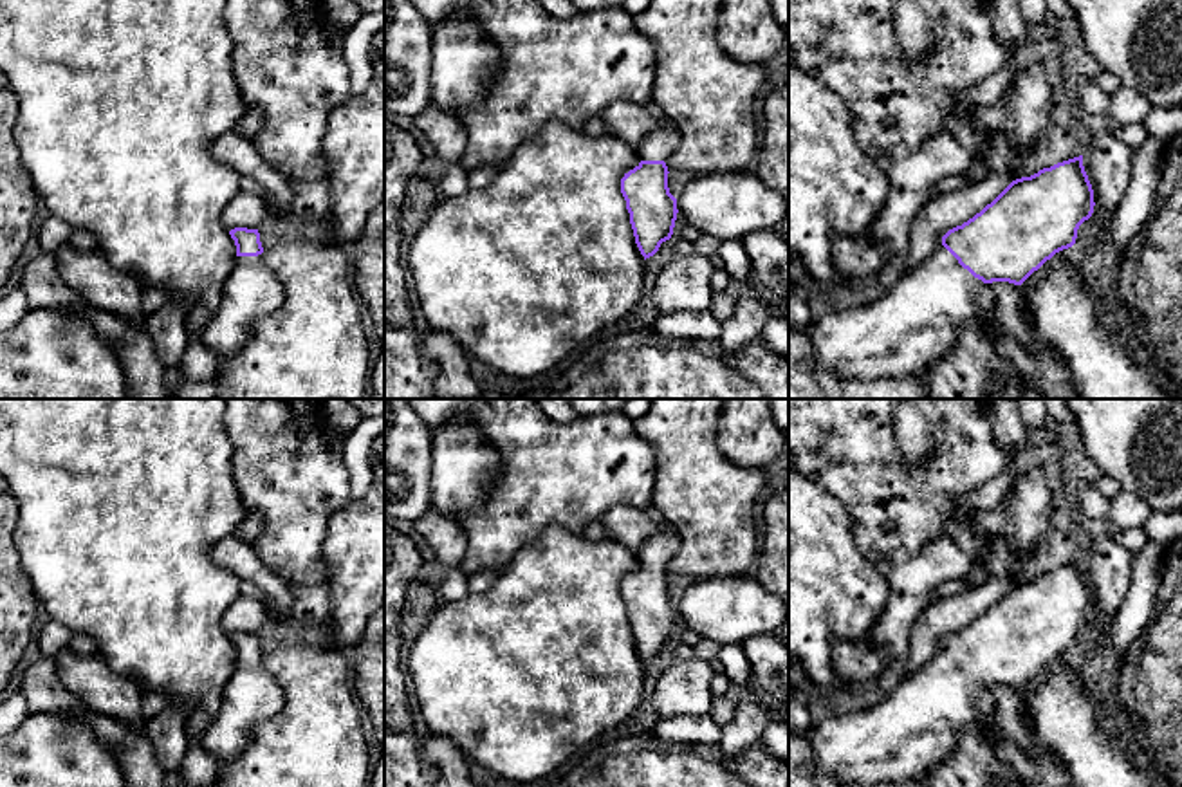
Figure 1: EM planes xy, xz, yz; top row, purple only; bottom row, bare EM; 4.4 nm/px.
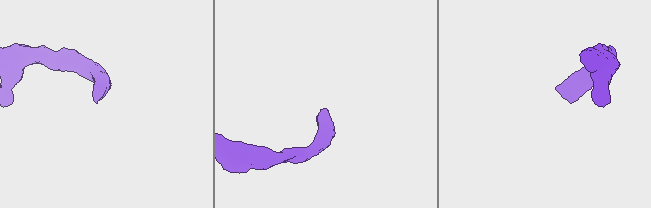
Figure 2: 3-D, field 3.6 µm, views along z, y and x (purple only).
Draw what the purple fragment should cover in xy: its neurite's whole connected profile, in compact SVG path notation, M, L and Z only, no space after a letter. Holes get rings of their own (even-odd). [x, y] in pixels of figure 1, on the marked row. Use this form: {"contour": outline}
{"contour": "M258 229L229 231L236 245L235 267L222 287L222 298L202 330L202 341L218 359L236 356L254 325L285 301L285 287L263 262Z"}

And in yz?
{"contour": "M1083 155L1012 181L980 213L949 229L942 245L904 273L882 298L870 305L830 310L812 321L807 334L816 366L839 381L920 374L951 350L965 321L993 309L993 282L1021 285L1056 253L1072 247L1094 206Z"}

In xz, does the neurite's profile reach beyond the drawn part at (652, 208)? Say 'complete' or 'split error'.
split error

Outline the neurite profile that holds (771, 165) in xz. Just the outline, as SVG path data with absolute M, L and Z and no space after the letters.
M789 83L771 90L762 116L763 128L753 173L789 202Z

